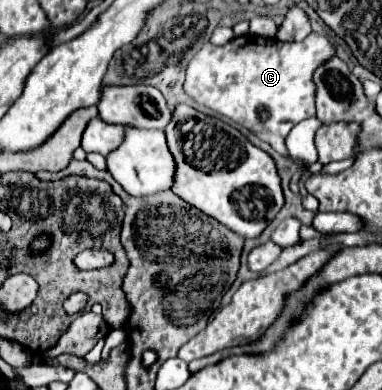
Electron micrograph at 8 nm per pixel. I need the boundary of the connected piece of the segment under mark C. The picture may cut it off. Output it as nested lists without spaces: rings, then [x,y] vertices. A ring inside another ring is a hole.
[[[311,32],[305,40],[301,42],[281,42],[281,40],[263,40],[255,38],[251,34],[233,38],[225,46],[215,46],[215,44],[205,44],[199,54],[189,62],[187,66],[187,76],[183,90],[189,94],[197,104],[203,104],[233,122],[245,126],[251,130],[255,136],[259,136],[263,142],[269,142],[279,154],[285,154],[285,136],[289,130],[299,124],[305,118],[315,116],[315,82],[313,82],[313,72],[327,60],[335,56],[335,46],[325,40],[325,36]]]

